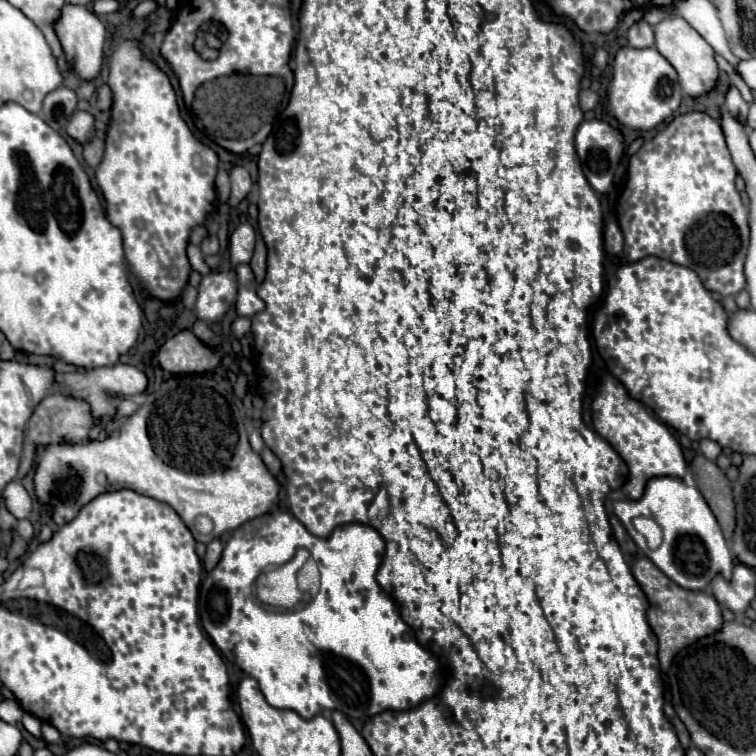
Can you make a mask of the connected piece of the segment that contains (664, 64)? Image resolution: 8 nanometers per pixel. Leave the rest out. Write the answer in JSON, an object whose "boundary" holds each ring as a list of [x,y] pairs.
{"boundary":[[[620,48],[612,64],[612,82],[608,88],[608,112],[622,126],[632,130],[652,130],[664,124],[680,106],[682,92],[676,70],[656,48]]]}

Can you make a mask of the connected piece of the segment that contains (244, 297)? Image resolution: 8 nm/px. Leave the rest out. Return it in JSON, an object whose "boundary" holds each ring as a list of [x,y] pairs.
{"boundary":[[[248,264],[236,266],[236,280],[238,280],[238,300],[236,300],[236,312],[238,316],[252,318],[264,308],[264,302],[256,294],[256,280]]]}

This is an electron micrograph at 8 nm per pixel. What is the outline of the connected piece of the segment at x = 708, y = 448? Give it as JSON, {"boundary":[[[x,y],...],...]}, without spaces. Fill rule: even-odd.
{"boundary":[[[700,440],[700,450],[708,460],[716,460],[720,454],[720,446],[712,440]]]}

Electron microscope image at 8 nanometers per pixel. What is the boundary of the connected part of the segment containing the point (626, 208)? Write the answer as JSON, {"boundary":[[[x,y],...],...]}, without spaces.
{"boundary":[[[690,112],[690,114],[684,114],[684,116],[678,116],[674,118],[664,130],[660,130],[652,140],[644,142],[642,148],[630,158],[628,162],[628,182],[618,198],[618,206],[616,206],[616,212],[618,212],[618,222],[620,222],[620,228],[622,228],[622,234],[624,234],[624,258],[634,262],[634,260],[642,260],[646,256],[658,256],[658,258],[664,258],[664,260],[670,260],[674,264],[680,264],[680,266],[686,266],[686,268],[692,268],[702,284],[714,292],[714,294],[720,294],[720,296],[734,296],[738,294],[740,290],[744,290],[746,286],[746,278],[744,278],[744,258],[746,258],[746,250],[748,250],[748,240],[750,240],[750,228],[748,228],[748,210],[746,206],[742,204],[740,200],[740,194],[734,186],[734,180],[736,180],[736,166],[730,158],[730,152],[728,152],[728,146],[726,146],[726,138],[724,138],[724,132],[722,132],[722,126],[720,122],[712,120],[708,114],[704,112]]]}

